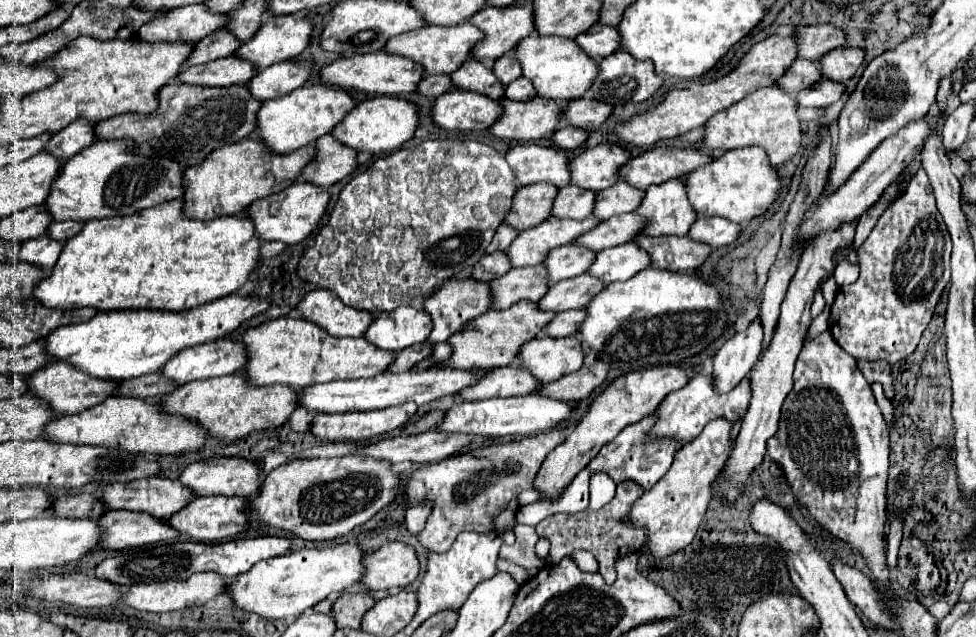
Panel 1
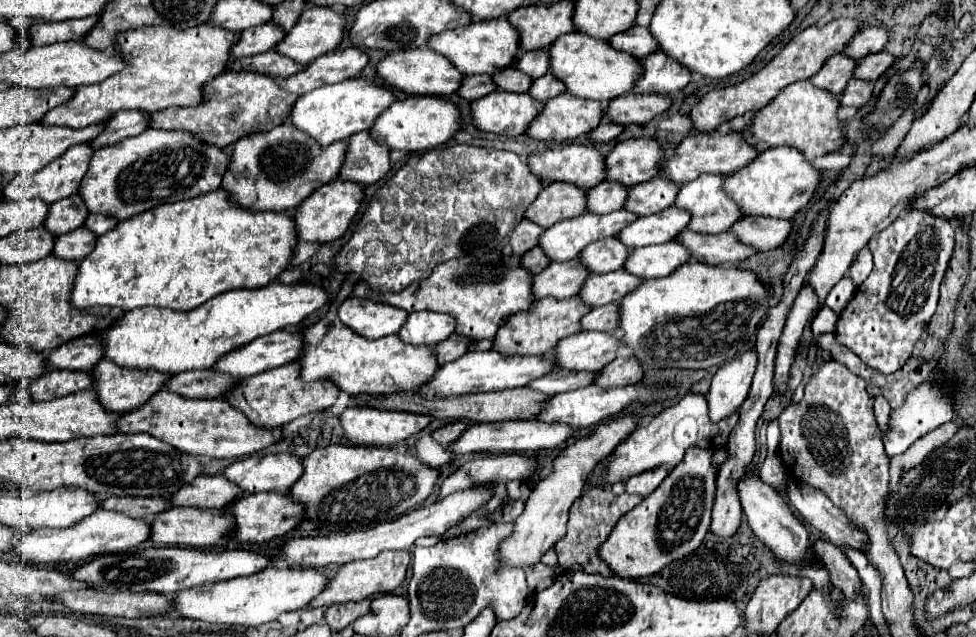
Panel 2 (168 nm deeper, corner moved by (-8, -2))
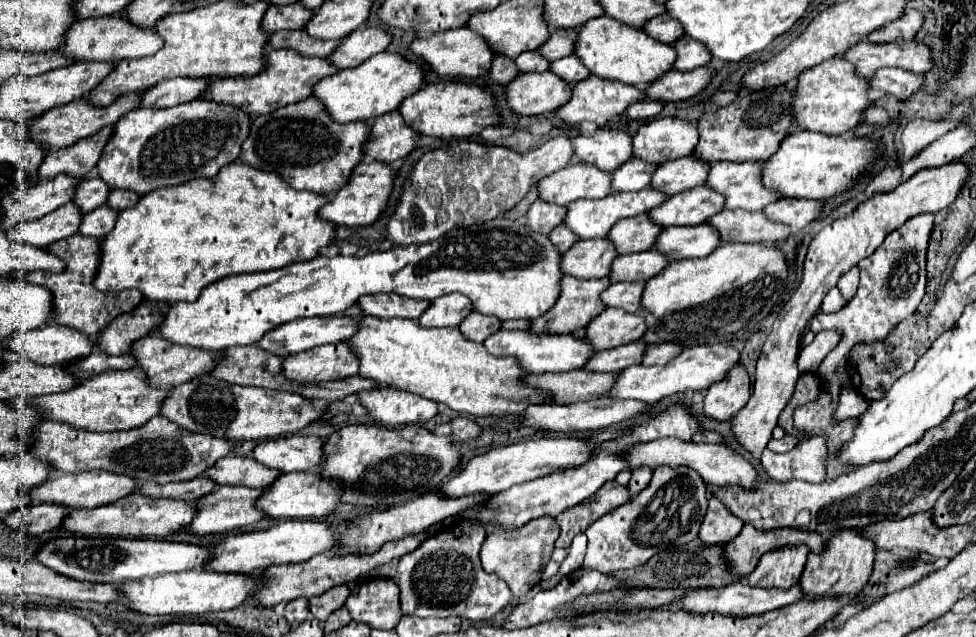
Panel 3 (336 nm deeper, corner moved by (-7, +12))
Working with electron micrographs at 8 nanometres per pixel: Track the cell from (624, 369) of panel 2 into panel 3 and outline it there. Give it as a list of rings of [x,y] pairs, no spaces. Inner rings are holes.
[[[661,343],[661,345],[649,345],[647,353],[643,357],[643,365],[665,365],[671,359],[675,359],[685,347],[679,343]]]

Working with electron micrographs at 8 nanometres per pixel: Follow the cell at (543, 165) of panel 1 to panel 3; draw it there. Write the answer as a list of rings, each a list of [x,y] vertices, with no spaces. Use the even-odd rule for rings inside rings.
[[[597,129],[593,135],[579,135],[573,139],[575,155],[601,171],[615,171],[633,157],[633,137],[625,129]]]

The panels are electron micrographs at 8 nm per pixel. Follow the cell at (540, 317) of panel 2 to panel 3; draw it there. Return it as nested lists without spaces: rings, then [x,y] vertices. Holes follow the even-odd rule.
[[[565,275],[561,281],[561,295],[557,299],[557,305],[551,307],[543,317],[531,321],[531,329],[539,333],[539,329],[555,329],[555,333],[573,333],[579,329],[585,329],[593,317],[597,317],[605,305],[601,301],[601,293],[611,285],[609,277],[605,279],[577,279],[573,275]]]

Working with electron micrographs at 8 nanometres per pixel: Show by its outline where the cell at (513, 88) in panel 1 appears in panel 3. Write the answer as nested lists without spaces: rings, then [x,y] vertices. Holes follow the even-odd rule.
[[[575,55],[563,57],[563,59],[559,59],[559,61],[553,61],[553,63],[551,63],[551,71],[557,73],[559,77],[563,77],[563,79],[569,81],[569,83],[579,83],[579,81],[583,81],[583,79],[587,79],[587,77],[591,75],[589,69],[587,69],[587,67],[581,63],[581,59],[575,57]]]

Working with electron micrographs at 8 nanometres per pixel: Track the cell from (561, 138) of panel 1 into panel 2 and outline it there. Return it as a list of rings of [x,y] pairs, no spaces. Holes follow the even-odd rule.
[[[602,121],[596,129],[588,131],[586,137],[588,141],[596,141],[596,143],[604,143],[604,141],[610,141],[614,137],[618,137],[622,133],[622,125],[616,125],[616,123],[608,123],[608,121]]]

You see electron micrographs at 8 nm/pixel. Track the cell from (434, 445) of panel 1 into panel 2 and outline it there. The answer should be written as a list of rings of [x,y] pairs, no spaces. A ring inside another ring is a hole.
[[[496,421],[496,423],[474,423],[470,425],[454,443],[446,449],[454,457],[474,453],[474,451],[538,451],[538,449],[554,449],[564,443],[576,429],[560,423],[540,423],[540,421]]]

